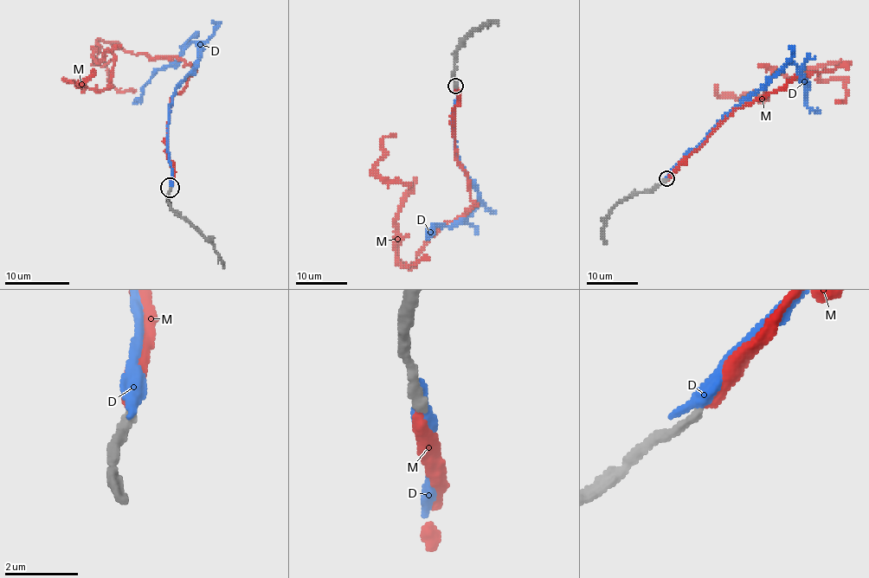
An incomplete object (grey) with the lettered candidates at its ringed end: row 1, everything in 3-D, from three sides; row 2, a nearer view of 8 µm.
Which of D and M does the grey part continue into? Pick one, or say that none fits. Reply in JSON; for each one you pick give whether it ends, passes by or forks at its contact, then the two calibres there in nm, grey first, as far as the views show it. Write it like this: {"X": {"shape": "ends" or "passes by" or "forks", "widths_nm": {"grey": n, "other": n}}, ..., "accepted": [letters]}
{"M": {"shape": "ends", "widths_nm": {"grey": 260, "other": 280}}, "accepted": ["M"]}

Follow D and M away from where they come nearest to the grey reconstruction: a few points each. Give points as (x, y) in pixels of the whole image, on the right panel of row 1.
D: (666, 179), (723, 118), (786, 66), (796, 66), (797, 73), (806, 82), (806, 105), (819, 111)
M: (667, 179), (737, 108), (846, 63), (794, 79), (776, 71), (761, 100), (718, 95), (717, 84)

